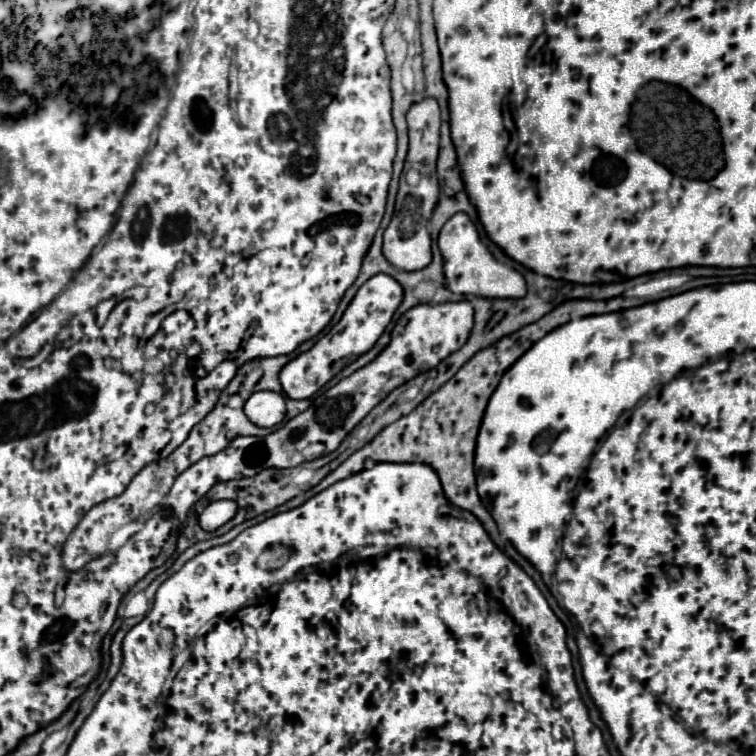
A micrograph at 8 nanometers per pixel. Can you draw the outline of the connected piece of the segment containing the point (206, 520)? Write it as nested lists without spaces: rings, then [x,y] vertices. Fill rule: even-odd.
[[[218,500],[218,502],[210,502],[204,512],[200,514],[200,526],[206,532],[214,532],[220,526],[224,526],[228,520],[232,520],[236,516],[238,504],[236,502],[226,502],[226,500]]]

